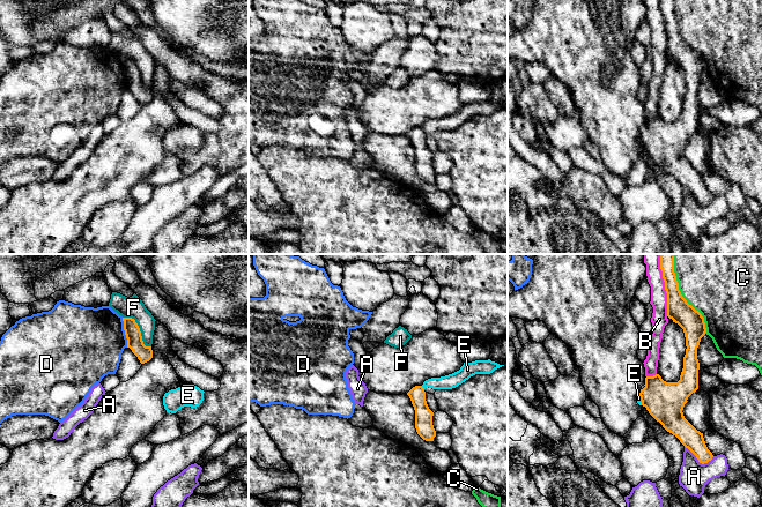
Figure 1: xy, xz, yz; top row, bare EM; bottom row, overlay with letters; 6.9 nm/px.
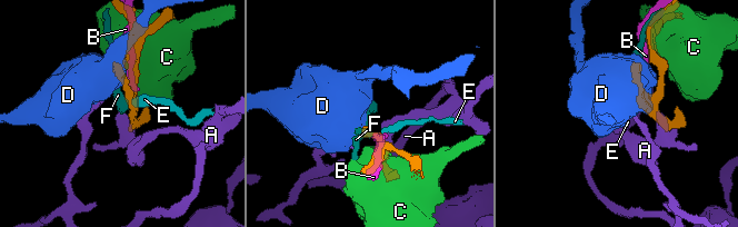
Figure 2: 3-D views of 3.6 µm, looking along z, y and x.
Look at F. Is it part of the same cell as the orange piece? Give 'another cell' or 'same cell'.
another cell

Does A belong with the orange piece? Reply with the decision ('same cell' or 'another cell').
another cell

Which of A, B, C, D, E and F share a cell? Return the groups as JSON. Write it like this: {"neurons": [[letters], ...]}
{"neurons": [["A"], ["B", "E"], ["C"], ["D"], ["F"]]}

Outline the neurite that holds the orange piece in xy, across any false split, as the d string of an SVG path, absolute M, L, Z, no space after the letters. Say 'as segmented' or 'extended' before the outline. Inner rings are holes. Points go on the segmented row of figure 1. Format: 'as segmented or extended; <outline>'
as segmented; M123 318L124 330L127 338L127 348L138 357L141 364L149 361L153 358L151 346L146 346L142 341L141 331L132 318Z

